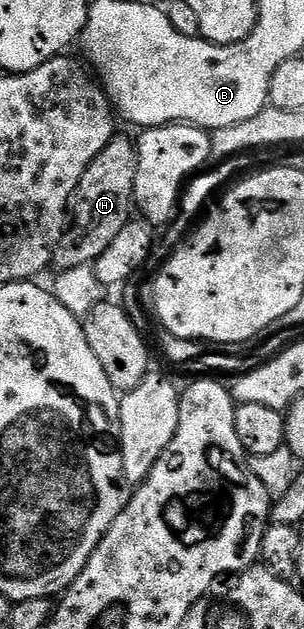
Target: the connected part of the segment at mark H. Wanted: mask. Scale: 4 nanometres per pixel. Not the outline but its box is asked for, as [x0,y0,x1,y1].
[53,135,137,271]

